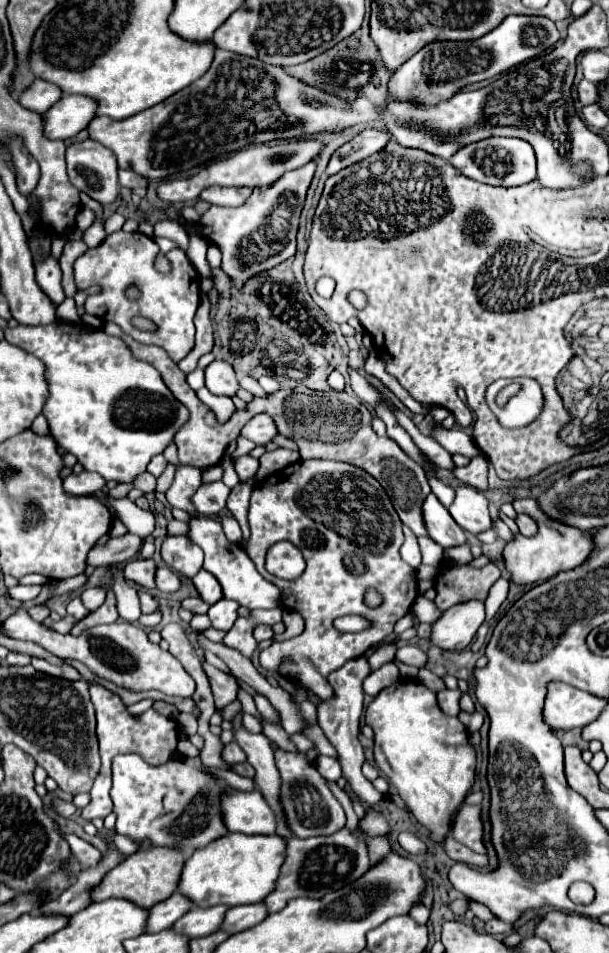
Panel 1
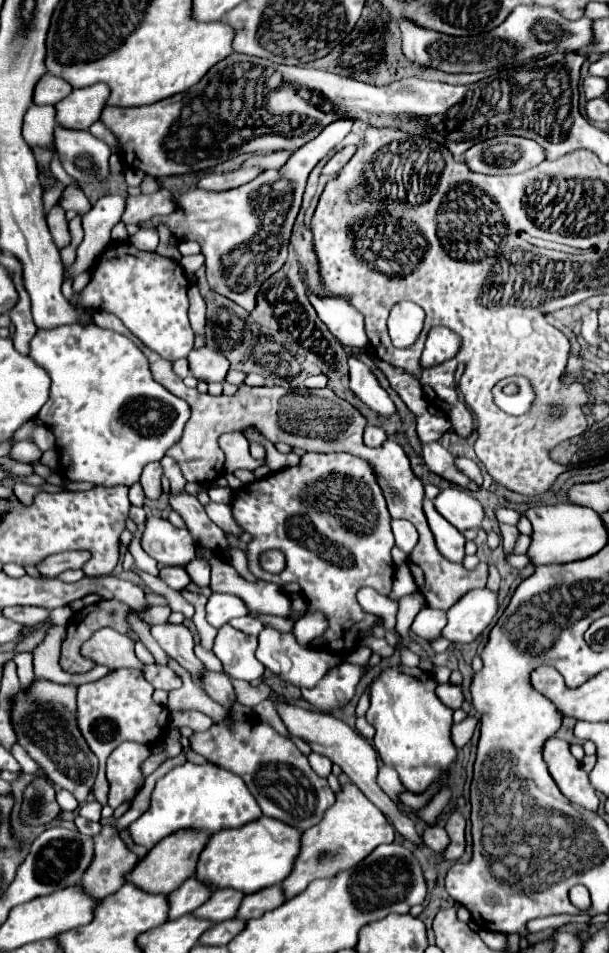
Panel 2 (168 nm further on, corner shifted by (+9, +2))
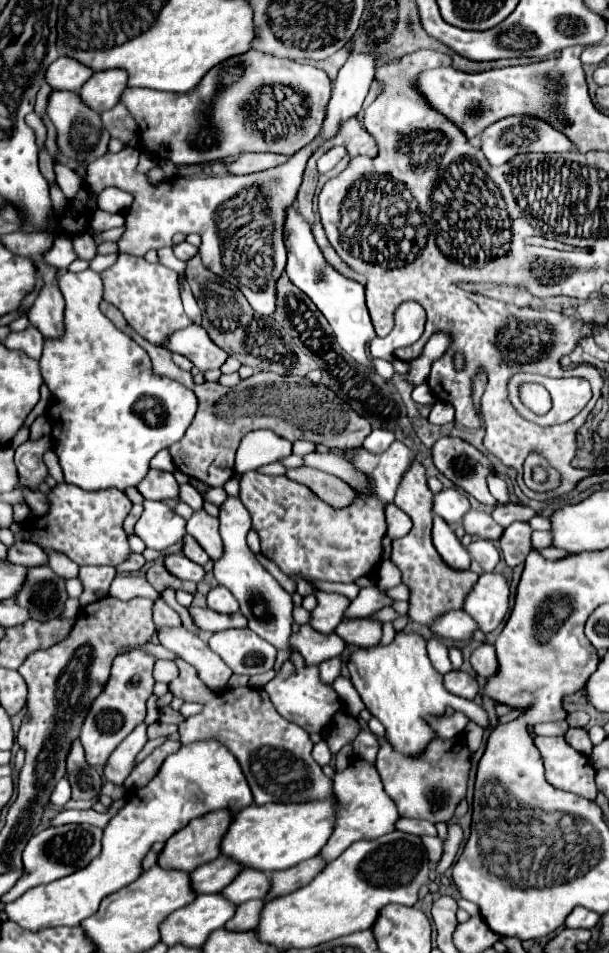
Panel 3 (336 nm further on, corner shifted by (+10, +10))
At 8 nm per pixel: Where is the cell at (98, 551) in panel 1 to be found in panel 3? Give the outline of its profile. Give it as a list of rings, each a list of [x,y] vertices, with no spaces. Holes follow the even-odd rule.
[[[16,540],[16,542],[8,548],[6,560],[12,562],[12,564],[26,566],[26,568],[48,564],[48,556],[44,554],[44,550],[42,550],[40,546],[30,544],[30,542],[22,542],[22,540]]]

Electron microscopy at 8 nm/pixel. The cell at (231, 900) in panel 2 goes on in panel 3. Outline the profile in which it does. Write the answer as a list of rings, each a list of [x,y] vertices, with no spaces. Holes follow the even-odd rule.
[[[250,870],[240,872],[234,882],[222,890],[222,894],[236,906],[252,898],[264,898],[266,892],[270,892],[270,876],[266,872]]]

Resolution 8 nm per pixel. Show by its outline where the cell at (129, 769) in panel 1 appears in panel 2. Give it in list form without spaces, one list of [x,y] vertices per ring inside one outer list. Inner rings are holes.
[[[123,742],[107,758],[107,780],[109,780],[109,806],[119,808],[121,804],[131,804],[137,792],[145,784],[145,774],[141,772],[143,760],[149,756],[149,746]]]

